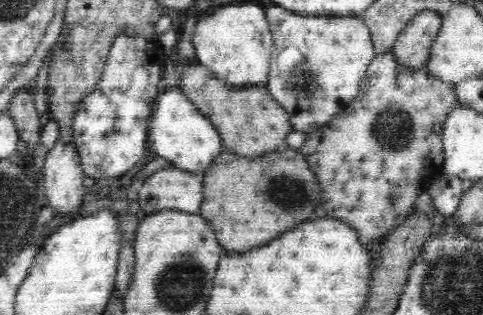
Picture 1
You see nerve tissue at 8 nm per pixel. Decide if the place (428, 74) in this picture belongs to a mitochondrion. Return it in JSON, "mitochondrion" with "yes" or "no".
{"mitochondrion":"no"}

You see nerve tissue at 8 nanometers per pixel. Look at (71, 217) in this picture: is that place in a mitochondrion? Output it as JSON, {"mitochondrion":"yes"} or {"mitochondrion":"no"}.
{"mitochondrion":"no"}

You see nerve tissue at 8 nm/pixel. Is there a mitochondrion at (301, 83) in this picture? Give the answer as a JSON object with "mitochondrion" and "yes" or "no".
{"mitochondrion":"yes"}

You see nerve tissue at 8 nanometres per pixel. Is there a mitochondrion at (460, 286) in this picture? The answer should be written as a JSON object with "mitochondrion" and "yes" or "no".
{"mitochondrion":"yes"}

